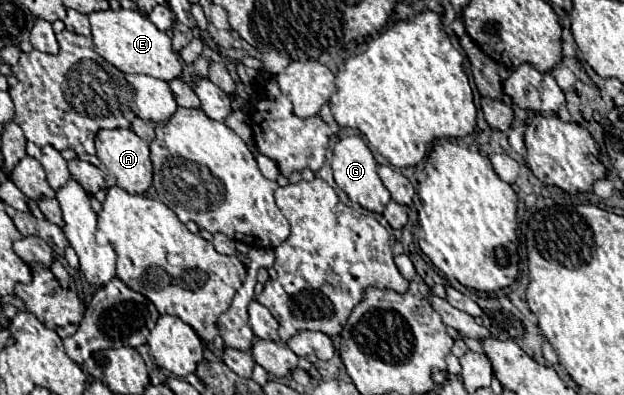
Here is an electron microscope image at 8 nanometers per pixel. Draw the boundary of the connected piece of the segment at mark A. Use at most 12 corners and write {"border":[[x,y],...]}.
{"border":[[101,129],[98,168],[107,187],[151,187],[149,143],[131,129]]}

